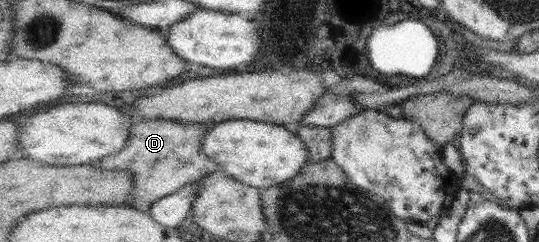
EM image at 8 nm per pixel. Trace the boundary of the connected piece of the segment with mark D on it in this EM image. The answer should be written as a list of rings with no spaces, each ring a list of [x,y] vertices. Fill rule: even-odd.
[[[140,120],[133,124],[131,139],[119,153],[108,155],[96,165],[105,170],[126,170],[135,174],[135,191],[129,205],[140,211],[148,211],[160,198],[179,192],[190,184],[223,167],[203,150],[203,139],[210,125],[185,124],[176,120]]]

